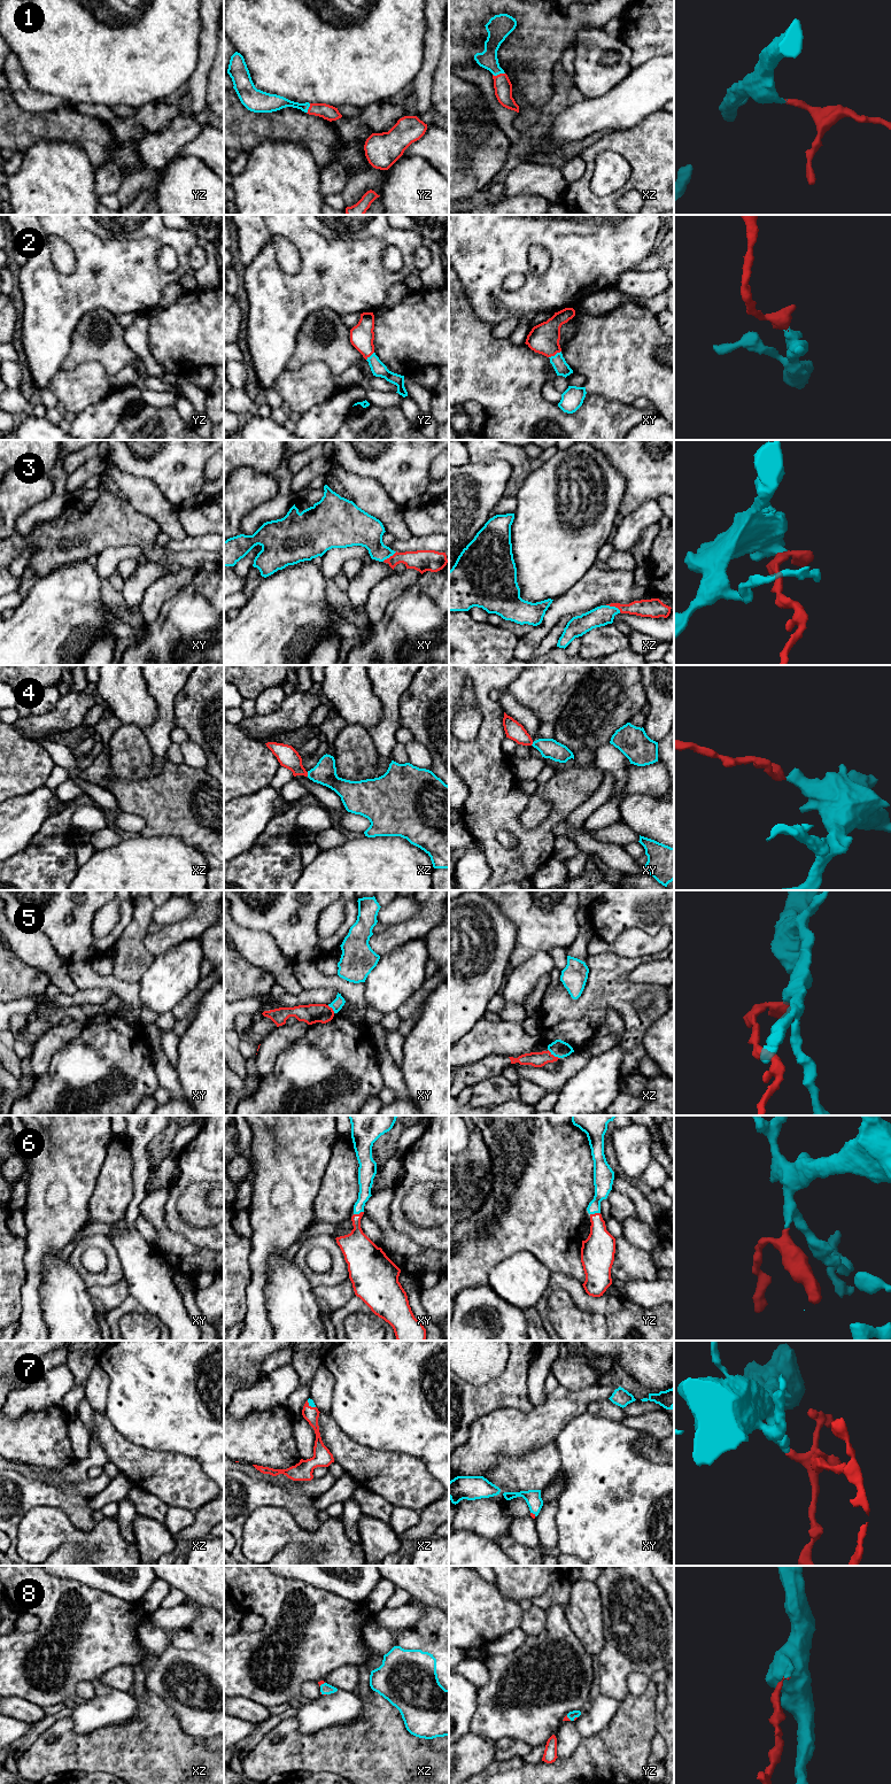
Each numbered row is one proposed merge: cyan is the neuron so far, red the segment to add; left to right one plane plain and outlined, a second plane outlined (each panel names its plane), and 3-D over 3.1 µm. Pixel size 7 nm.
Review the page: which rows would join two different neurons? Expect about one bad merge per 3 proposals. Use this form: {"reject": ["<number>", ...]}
{"reject": ["5"]}

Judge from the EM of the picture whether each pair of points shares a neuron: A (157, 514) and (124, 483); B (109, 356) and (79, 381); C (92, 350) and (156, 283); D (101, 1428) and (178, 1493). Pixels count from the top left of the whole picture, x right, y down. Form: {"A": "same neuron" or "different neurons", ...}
{"A": "same neuron", "B": "different neurons", "C": "different neurons", "D": "same neuron"}

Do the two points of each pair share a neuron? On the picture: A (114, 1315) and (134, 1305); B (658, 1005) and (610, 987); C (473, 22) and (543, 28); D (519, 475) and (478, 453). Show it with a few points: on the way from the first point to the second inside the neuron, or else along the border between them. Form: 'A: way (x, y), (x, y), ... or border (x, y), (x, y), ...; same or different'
A: way (118, 1312), (130, 1305); same
B: way (645, 1013), (634, 1013), (620, 999); same
C: way (490, 12), (526, 12); same
D: way (514, 462), (505, 453), (490, 453); same

